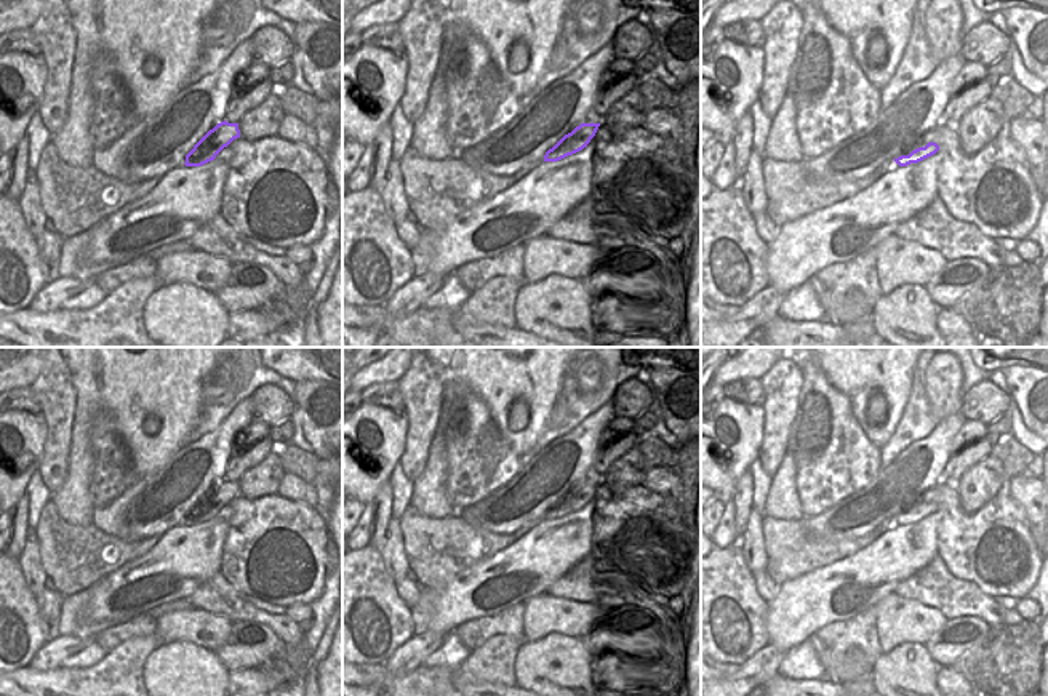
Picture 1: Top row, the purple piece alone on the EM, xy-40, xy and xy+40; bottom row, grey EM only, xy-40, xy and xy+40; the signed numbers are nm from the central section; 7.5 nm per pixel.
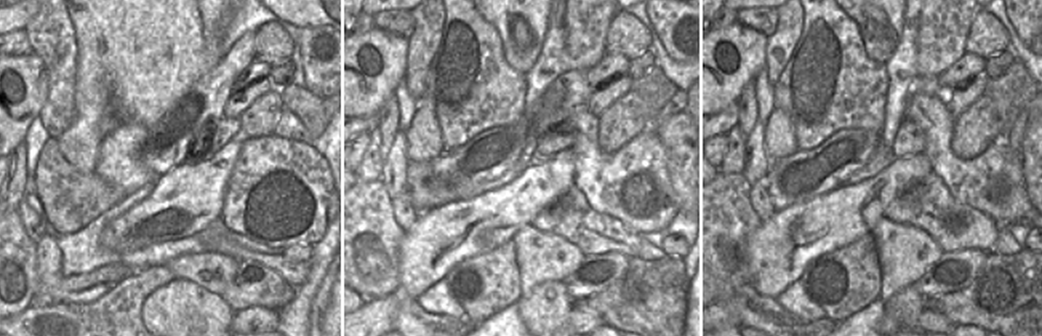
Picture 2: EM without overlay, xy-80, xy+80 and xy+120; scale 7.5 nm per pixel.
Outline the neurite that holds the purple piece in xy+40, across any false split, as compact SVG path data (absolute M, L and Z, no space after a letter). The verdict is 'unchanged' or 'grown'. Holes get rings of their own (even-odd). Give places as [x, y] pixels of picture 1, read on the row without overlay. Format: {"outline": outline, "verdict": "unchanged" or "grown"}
{"outline": "M938 485L925 491L909 509L894 517L899 525L918 522L939 509L939 488Z", "verdict": "grown"}

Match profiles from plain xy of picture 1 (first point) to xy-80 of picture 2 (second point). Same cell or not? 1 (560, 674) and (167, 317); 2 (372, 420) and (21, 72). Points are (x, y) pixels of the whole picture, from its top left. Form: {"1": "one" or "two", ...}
{"1": "one", "2": "one"}

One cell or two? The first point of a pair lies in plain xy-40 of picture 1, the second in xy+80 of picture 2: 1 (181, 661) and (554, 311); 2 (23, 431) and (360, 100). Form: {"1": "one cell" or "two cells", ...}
{"1": "one cell", "2": "one cell"}

